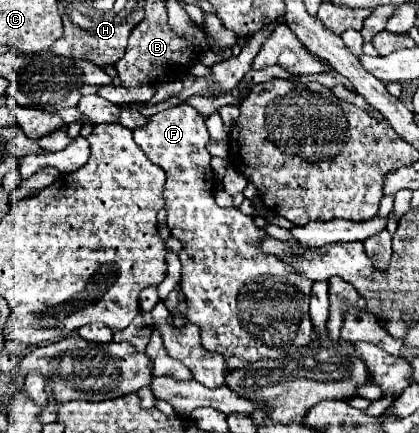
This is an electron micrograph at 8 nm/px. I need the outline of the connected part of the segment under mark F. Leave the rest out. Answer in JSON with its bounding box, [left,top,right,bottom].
[134,104,314,362]

